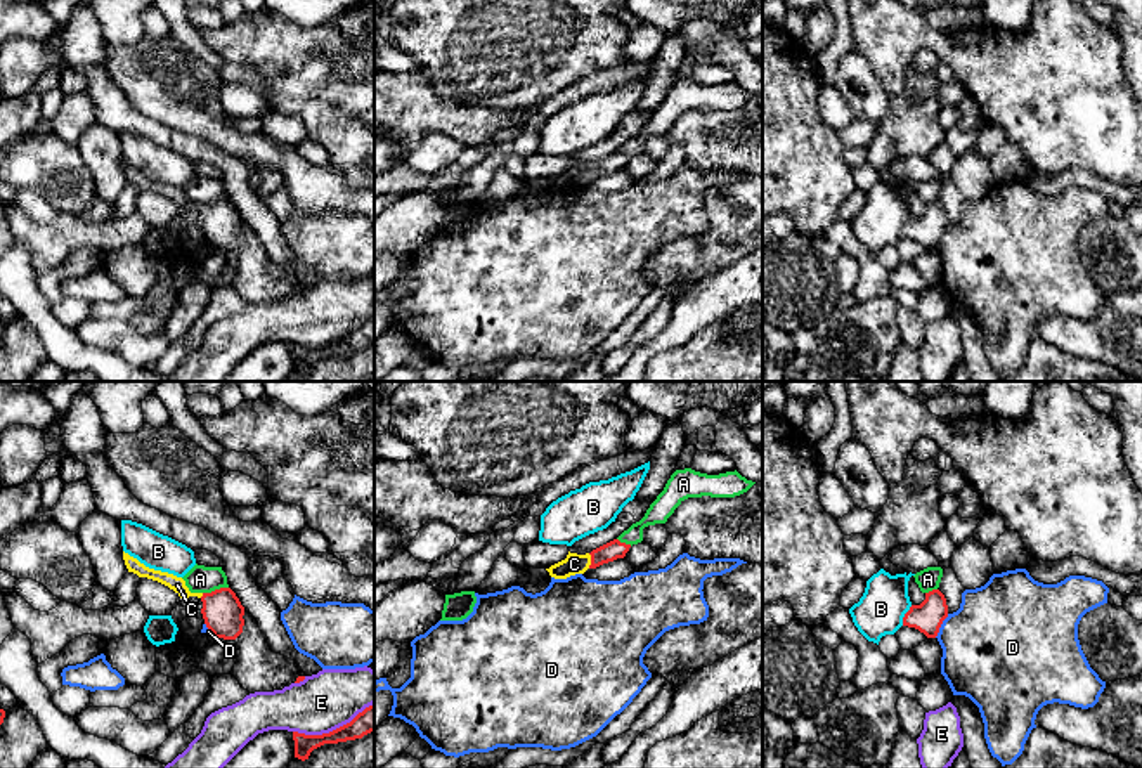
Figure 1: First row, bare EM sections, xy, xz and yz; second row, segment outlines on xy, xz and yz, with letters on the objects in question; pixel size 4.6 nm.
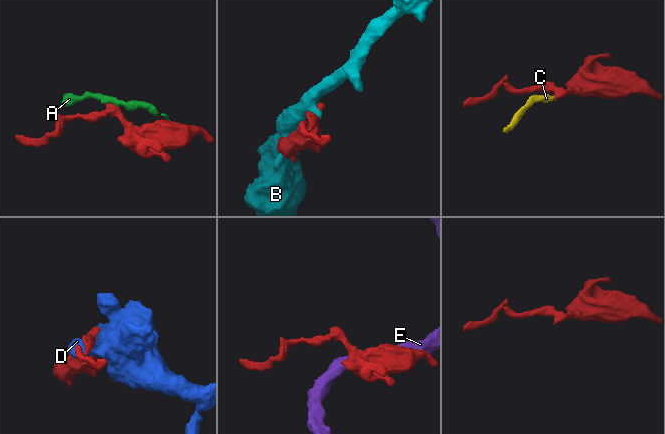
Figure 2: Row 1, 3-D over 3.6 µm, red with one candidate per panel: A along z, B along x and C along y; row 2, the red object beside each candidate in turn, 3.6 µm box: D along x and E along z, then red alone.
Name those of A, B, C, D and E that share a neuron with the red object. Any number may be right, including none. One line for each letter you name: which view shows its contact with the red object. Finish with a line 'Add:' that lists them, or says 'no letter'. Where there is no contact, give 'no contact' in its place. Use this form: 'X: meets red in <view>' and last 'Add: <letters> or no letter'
C: meets red in xz
Add: C

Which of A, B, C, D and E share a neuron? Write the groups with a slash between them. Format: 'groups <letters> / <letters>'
groups A / B / C / D / E

